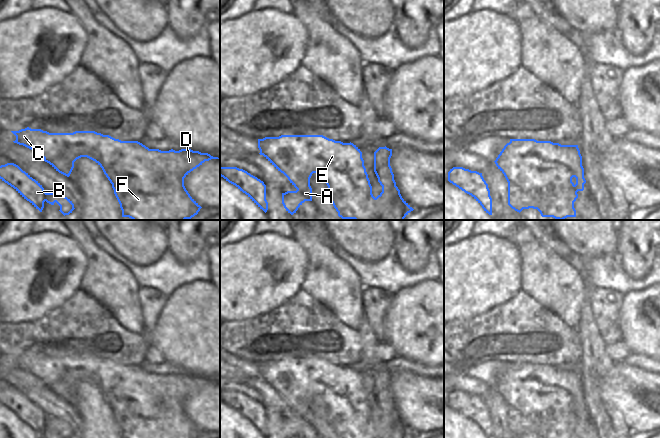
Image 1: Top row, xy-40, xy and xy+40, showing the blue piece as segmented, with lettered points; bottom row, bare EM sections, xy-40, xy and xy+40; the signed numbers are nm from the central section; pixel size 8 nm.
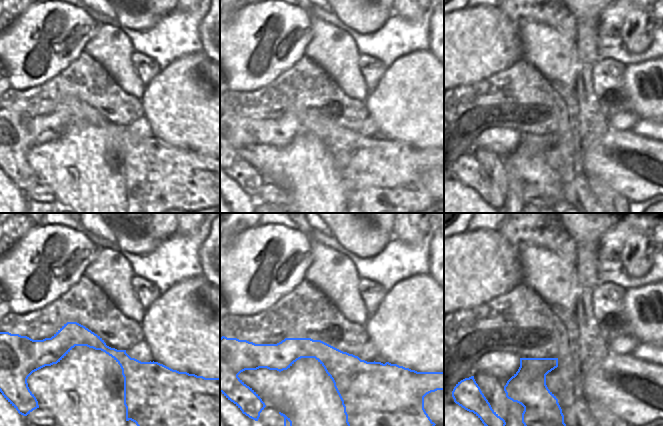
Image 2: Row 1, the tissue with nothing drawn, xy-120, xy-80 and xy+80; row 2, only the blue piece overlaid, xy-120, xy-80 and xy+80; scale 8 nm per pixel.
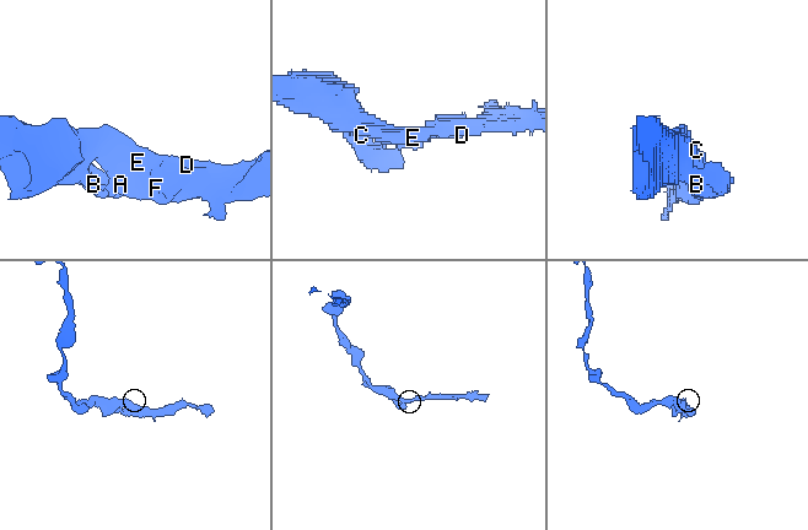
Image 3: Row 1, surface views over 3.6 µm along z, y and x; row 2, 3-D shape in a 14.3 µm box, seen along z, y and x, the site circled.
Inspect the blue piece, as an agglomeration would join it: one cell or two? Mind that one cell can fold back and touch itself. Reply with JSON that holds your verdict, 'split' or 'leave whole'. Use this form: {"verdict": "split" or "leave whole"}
{"verdict": "leave whole"}

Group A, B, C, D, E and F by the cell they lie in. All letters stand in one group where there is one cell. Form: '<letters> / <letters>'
A B C D E F

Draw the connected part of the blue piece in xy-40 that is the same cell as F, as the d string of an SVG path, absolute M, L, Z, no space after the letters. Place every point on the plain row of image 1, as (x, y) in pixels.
M27 351L11 356L16 360L14 367L35 375L67 401L77 383L87 381L95 385L112 408L122 438L198 438L202 431L186 414L184 402L205 385L219 383L188 372L179 375L149 373L138 365L121 365L95 355L49 357Z

